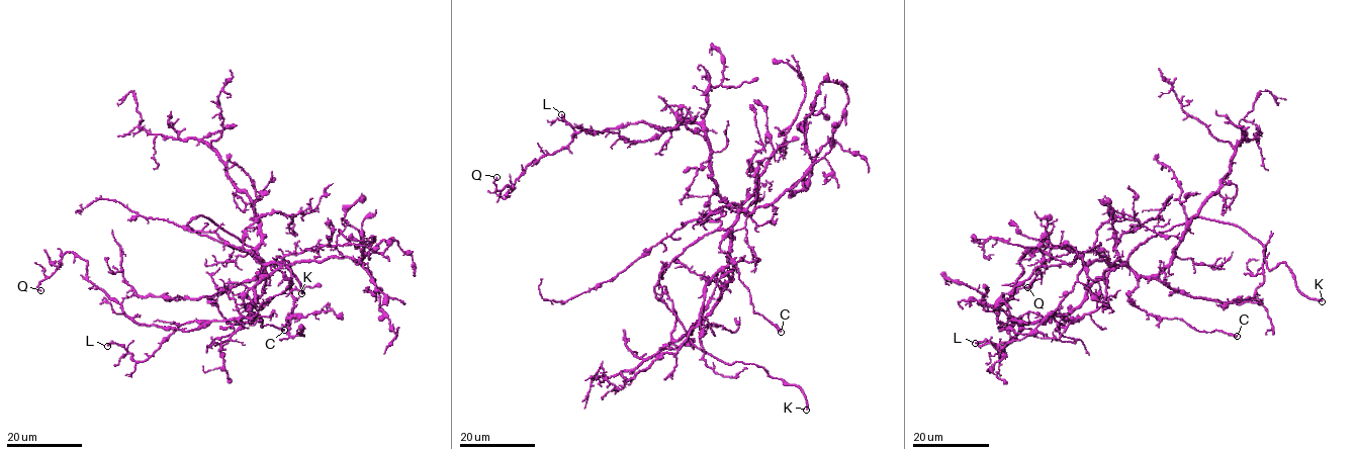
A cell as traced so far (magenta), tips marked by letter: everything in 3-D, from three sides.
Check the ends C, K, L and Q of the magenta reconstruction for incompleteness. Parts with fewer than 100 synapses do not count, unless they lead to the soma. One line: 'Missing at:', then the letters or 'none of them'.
Missing at: K

